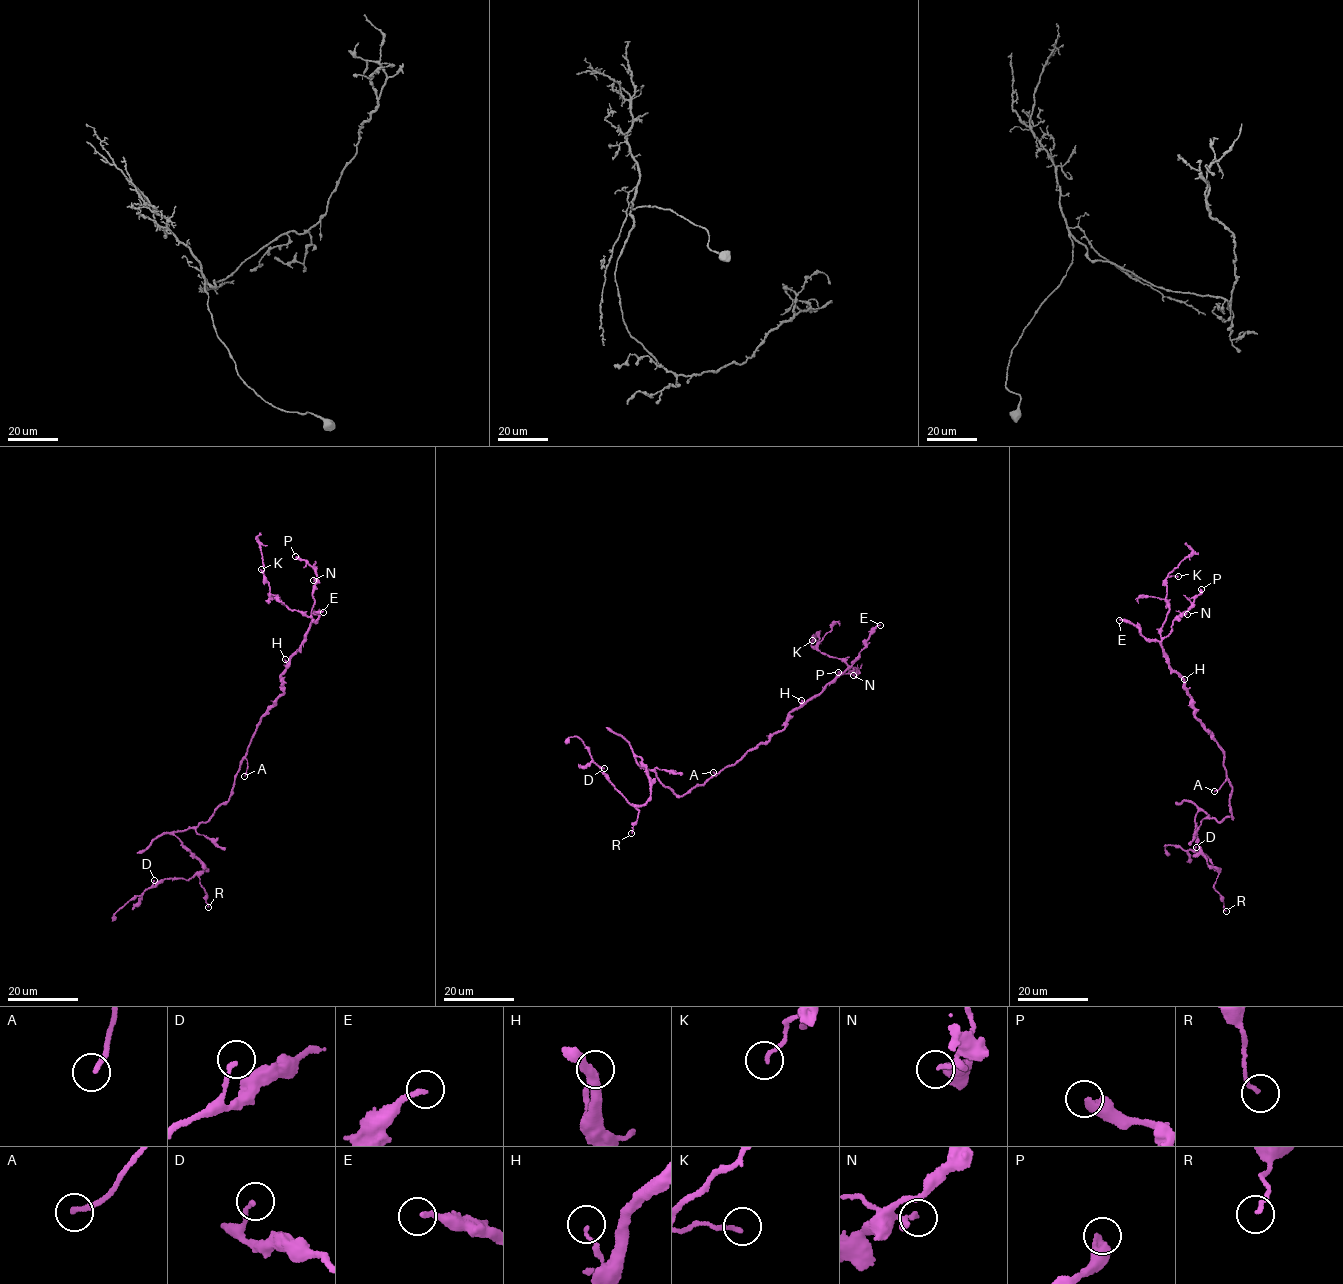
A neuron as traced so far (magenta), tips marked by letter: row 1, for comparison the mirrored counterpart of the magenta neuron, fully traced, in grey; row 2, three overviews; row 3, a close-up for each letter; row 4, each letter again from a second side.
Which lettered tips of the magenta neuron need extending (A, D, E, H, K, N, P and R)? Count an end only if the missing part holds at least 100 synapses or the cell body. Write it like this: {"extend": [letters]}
{"extend": []}

